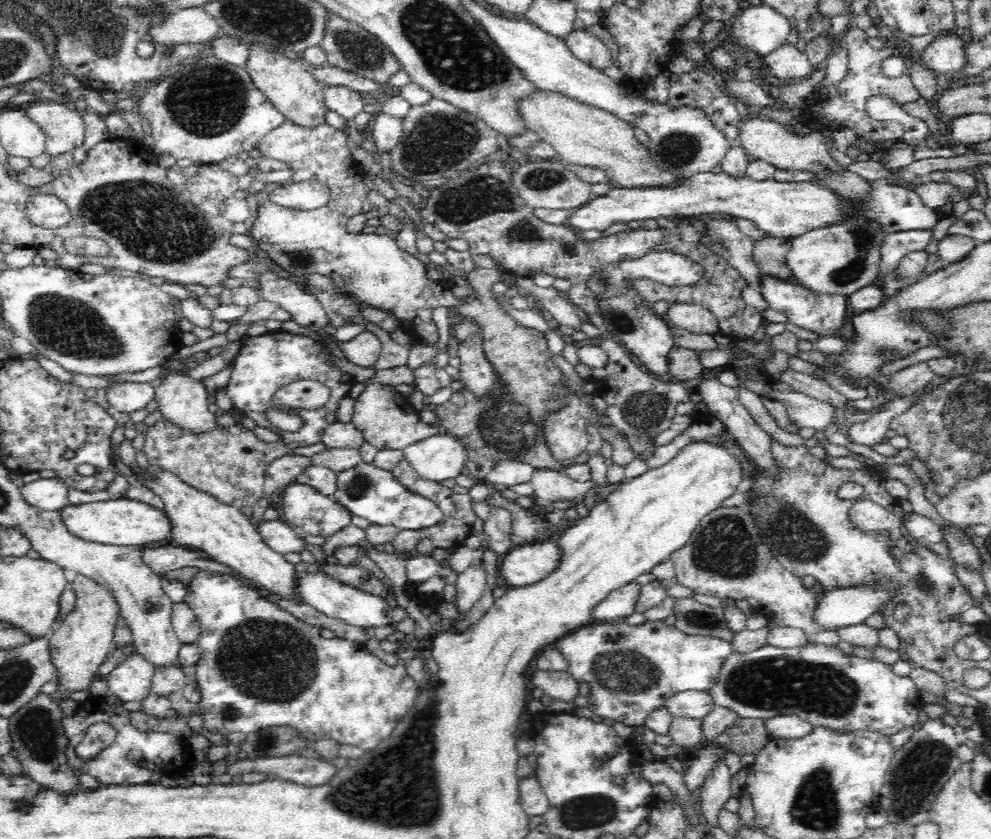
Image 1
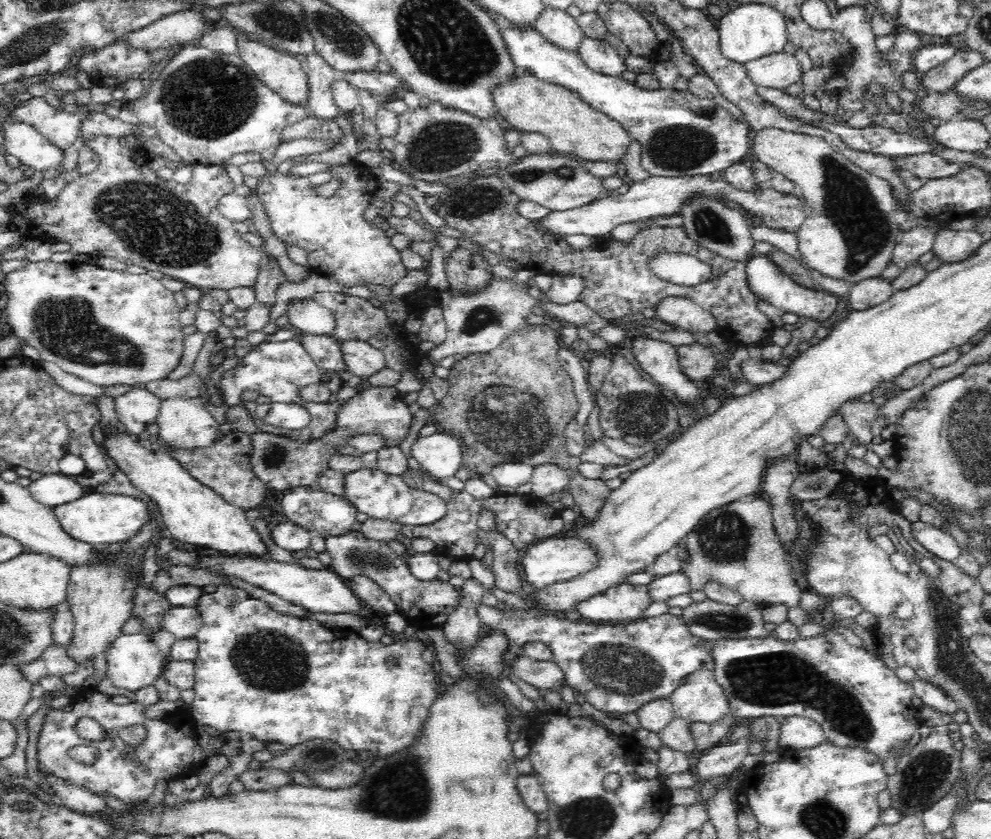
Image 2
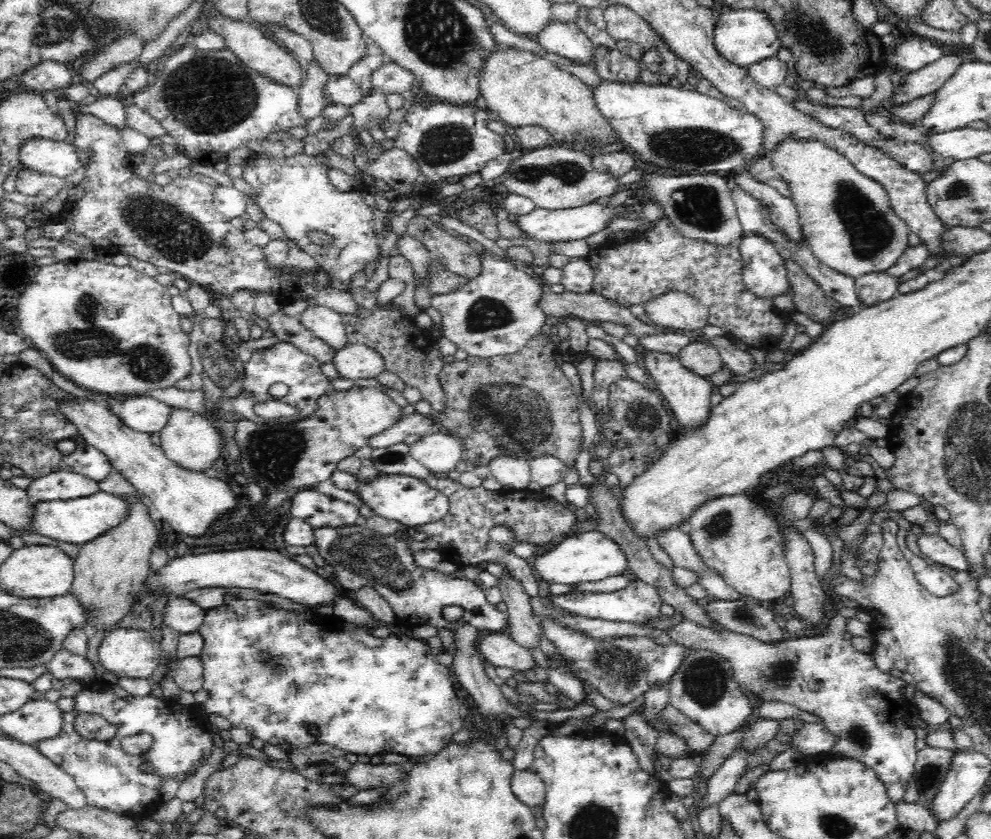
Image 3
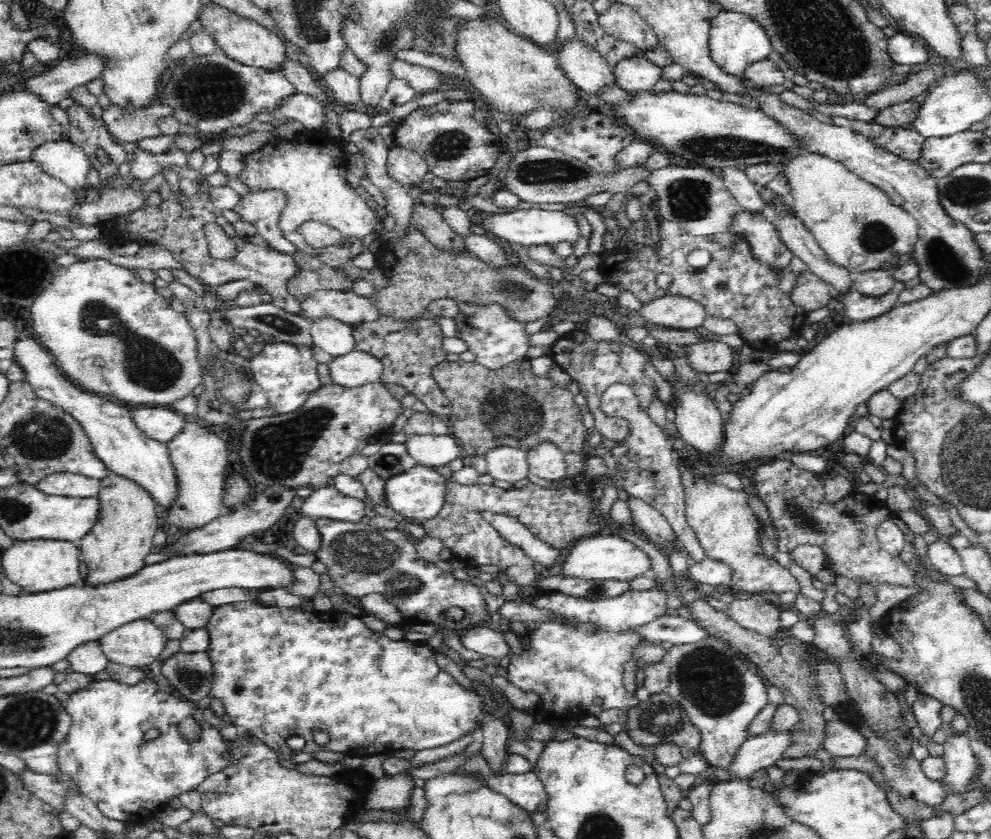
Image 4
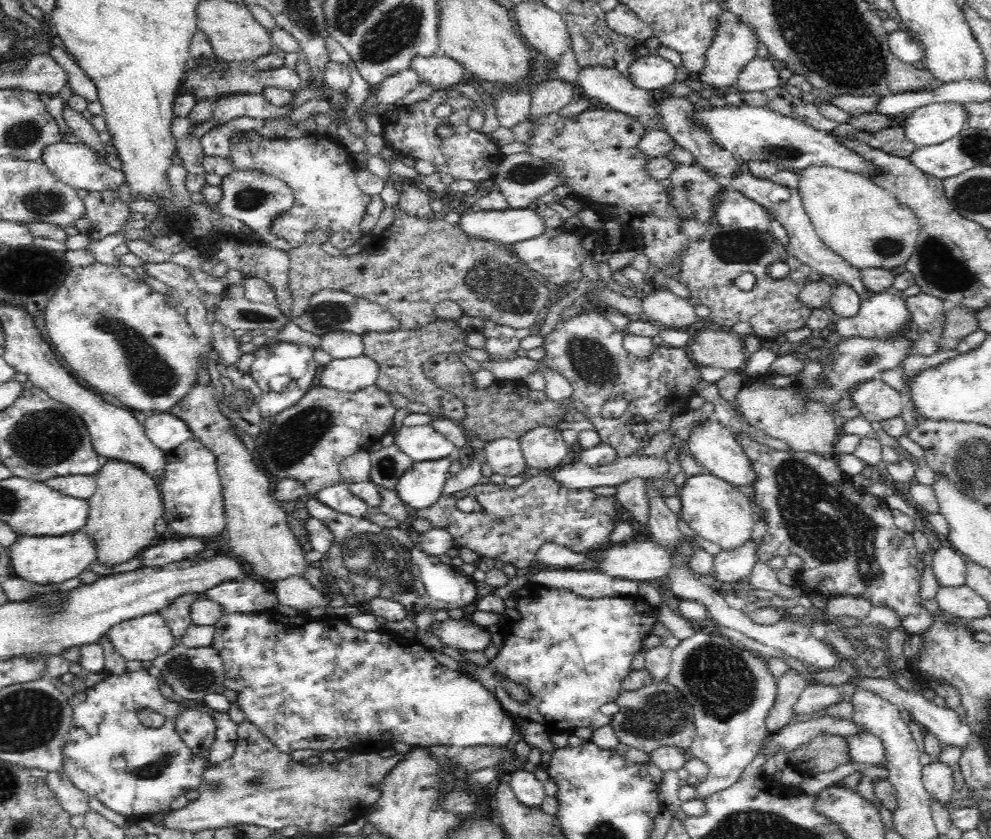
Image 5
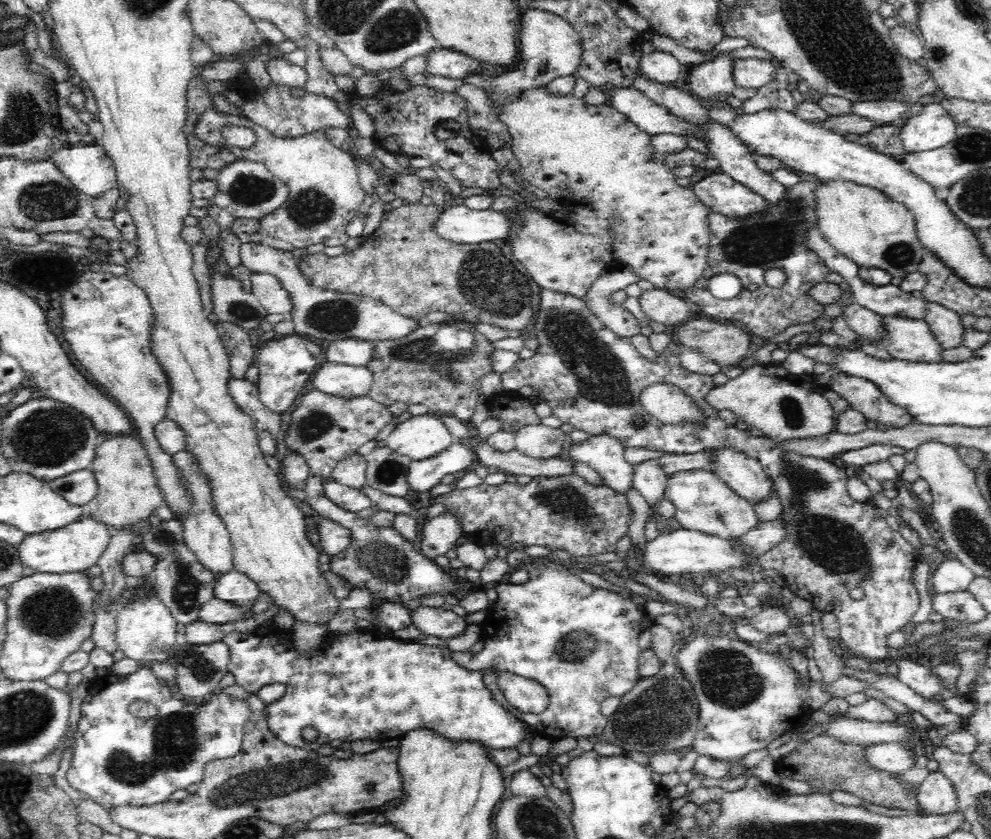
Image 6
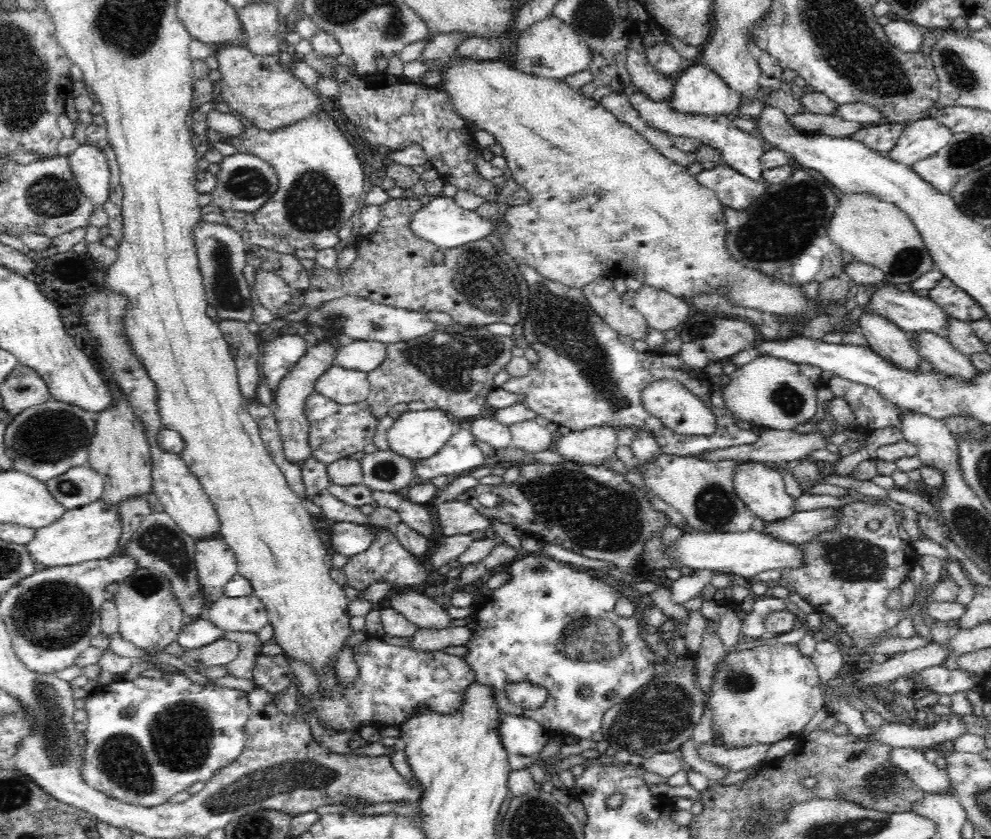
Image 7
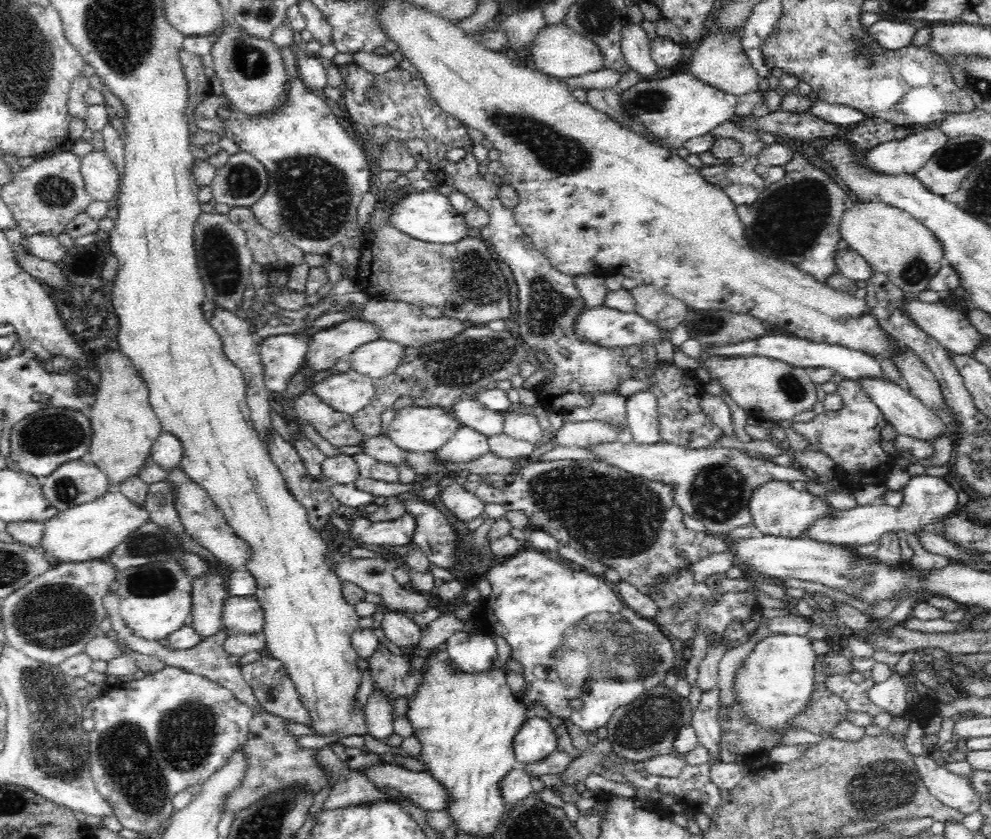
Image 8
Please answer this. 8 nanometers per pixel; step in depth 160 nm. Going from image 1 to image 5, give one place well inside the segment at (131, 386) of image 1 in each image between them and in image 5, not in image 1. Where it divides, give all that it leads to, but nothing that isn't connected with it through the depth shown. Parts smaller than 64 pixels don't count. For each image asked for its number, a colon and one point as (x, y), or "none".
2: (137, 409)
3: (145, 414)
4: (157, 422)
5: (164, 429)

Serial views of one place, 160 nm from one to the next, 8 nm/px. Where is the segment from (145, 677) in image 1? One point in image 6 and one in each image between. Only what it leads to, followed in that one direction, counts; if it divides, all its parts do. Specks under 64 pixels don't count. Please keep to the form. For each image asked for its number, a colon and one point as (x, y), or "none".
2: (133, 662)
3: (129, 653)
4: (138, 643)
5: (145, 638)
6: (146, 631)

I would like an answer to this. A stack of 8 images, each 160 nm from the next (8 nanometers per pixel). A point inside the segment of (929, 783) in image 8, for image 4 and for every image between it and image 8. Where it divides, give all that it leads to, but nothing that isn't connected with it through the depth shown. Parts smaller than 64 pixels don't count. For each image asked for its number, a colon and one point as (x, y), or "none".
4: (839, 741)
5: (866, 748)
6: (887, 756)
7: (912, 762)

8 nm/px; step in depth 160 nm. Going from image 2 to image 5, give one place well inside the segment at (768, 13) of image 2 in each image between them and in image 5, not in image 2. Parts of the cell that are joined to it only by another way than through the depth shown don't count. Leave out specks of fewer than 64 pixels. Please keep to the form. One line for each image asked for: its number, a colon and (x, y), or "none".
3: (742, 36)
4: (737, 40)
5: (735, 43)

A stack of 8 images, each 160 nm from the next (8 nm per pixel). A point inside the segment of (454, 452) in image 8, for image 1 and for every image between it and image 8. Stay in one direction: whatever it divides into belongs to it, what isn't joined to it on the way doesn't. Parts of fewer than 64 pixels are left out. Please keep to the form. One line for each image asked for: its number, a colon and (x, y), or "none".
1: (365, 490)
2: (385, 497)
3: (404, 499)
4: (419, 494)
5: (423, 483)
6: (423, 475)
7: (460, 455)

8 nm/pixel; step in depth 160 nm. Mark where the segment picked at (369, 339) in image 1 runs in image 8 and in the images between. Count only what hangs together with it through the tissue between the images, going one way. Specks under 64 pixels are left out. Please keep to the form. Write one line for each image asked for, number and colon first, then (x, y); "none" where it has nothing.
2: (362, 359)
3: (353, 361)
4: (357, 368)
5: (349, 374)
6: (342, 379)
7: (341, 385)
8: (347, 392)

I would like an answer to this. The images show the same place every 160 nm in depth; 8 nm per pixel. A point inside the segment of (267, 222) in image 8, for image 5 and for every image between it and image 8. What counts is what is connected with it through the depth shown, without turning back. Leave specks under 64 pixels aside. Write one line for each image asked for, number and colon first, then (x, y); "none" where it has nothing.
5: (321, 172)
6: (325, 194)
7: (322, 182)

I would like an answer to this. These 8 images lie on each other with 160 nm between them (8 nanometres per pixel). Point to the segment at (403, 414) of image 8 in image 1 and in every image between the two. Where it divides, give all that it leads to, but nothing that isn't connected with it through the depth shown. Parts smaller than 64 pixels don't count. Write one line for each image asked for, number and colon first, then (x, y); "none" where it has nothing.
1: (440, 457)
2: (440, 455)
3: (438, 452)
4: (432, 451)
5: (422, 443)
6: (424, 436)
7: (418, 434)

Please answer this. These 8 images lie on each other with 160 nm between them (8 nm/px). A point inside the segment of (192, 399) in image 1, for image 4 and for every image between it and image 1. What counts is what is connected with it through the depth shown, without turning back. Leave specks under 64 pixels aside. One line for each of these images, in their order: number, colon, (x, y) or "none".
2: (184, 421)
3: (190, 439)
4: (200, 457)

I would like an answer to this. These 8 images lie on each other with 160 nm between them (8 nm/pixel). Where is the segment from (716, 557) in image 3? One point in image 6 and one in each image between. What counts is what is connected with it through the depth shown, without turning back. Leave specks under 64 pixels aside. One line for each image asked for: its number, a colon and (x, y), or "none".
4: (727, 529)
5: (718, 512)
6: (703, 503)

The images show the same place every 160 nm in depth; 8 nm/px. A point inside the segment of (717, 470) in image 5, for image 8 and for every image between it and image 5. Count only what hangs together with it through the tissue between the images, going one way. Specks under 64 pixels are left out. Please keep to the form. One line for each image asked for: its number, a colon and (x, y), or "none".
6: (742, 473)
7: (762, 488)
8: (778, 509)

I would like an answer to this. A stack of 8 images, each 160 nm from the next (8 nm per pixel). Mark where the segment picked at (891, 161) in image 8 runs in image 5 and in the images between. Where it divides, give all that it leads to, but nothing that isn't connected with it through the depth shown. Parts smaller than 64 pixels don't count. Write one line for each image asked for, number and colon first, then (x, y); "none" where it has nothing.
5: (935, 122)
6: (934, 126)
7: (922, 137)

